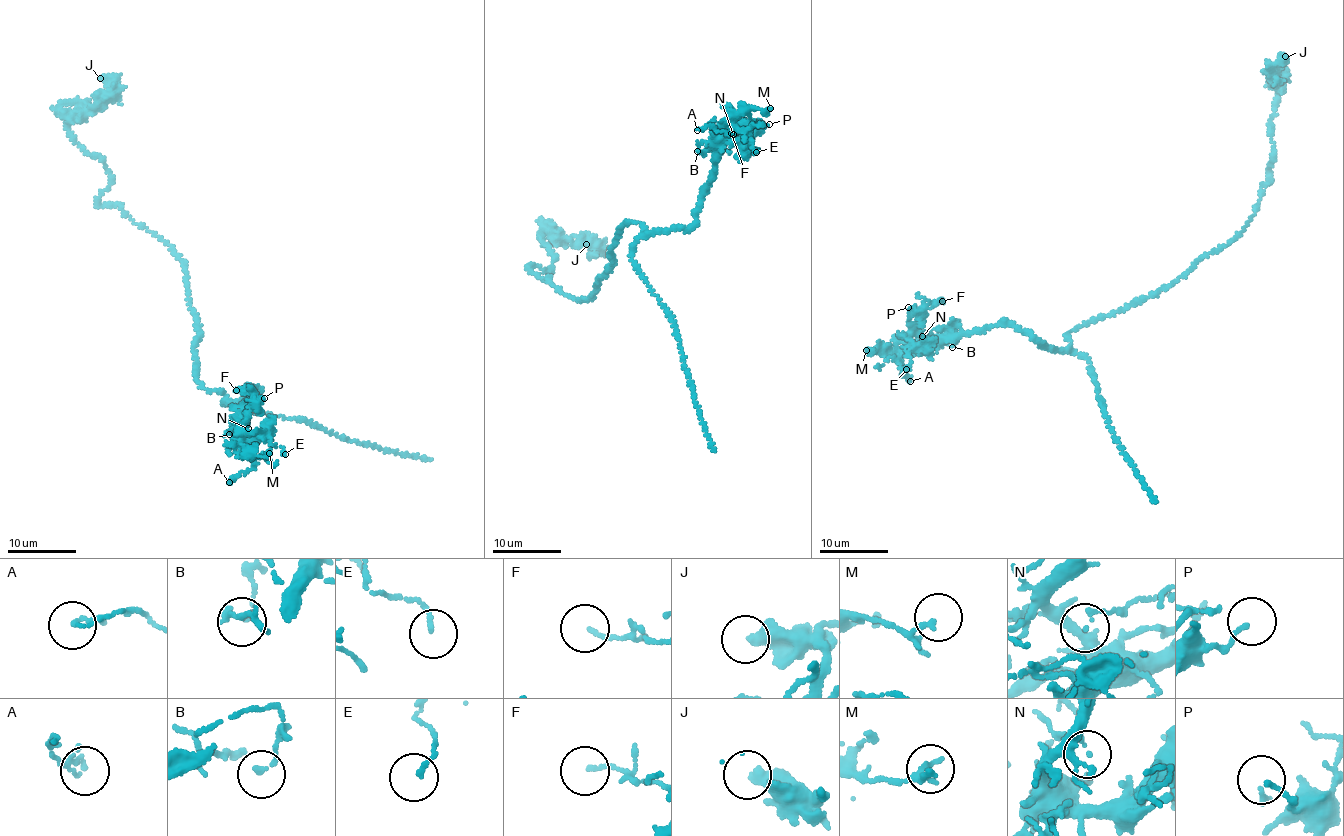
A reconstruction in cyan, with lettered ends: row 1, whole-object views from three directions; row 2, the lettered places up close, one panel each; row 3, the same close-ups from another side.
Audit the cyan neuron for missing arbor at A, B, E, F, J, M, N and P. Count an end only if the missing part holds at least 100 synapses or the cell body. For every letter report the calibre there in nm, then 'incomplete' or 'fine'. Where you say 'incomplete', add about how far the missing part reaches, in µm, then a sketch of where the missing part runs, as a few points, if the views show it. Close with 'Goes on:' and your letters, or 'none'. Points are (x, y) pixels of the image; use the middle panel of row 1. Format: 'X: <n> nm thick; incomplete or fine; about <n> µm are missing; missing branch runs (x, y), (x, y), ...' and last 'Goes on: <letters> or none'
A: 90 nm thick; fine
B: 150 nm thick; fine
E: 120 nm thick; fine
F: 110 nm thick; fine
J: 380 nm thick; fine
M: 110 nm thick; fine
N: 120 nm thick; fine
P: 120 nm thick; fine
Goes on: none

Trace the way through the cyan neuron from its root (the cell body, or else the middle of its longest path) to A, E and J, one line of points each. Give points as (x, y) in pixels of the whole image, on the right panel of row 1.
A: (1162, 290), (1095, 318), (1066, 335), (1070, 345), (1057, 351), (1005, 323), (949, 336), (901, 359), (910, 381)
E: (1162, 290), (1077, 328), (1066, 335), (1065, 348), (1049, 350), (1007, 323), (990, 324), (913, 348), (906, 369)
J: (1162, 290), (1243, 232), (1254, 216), (1262, 188), (1271, 182), (1278, 86), (1270, 70), (1285, 56)

